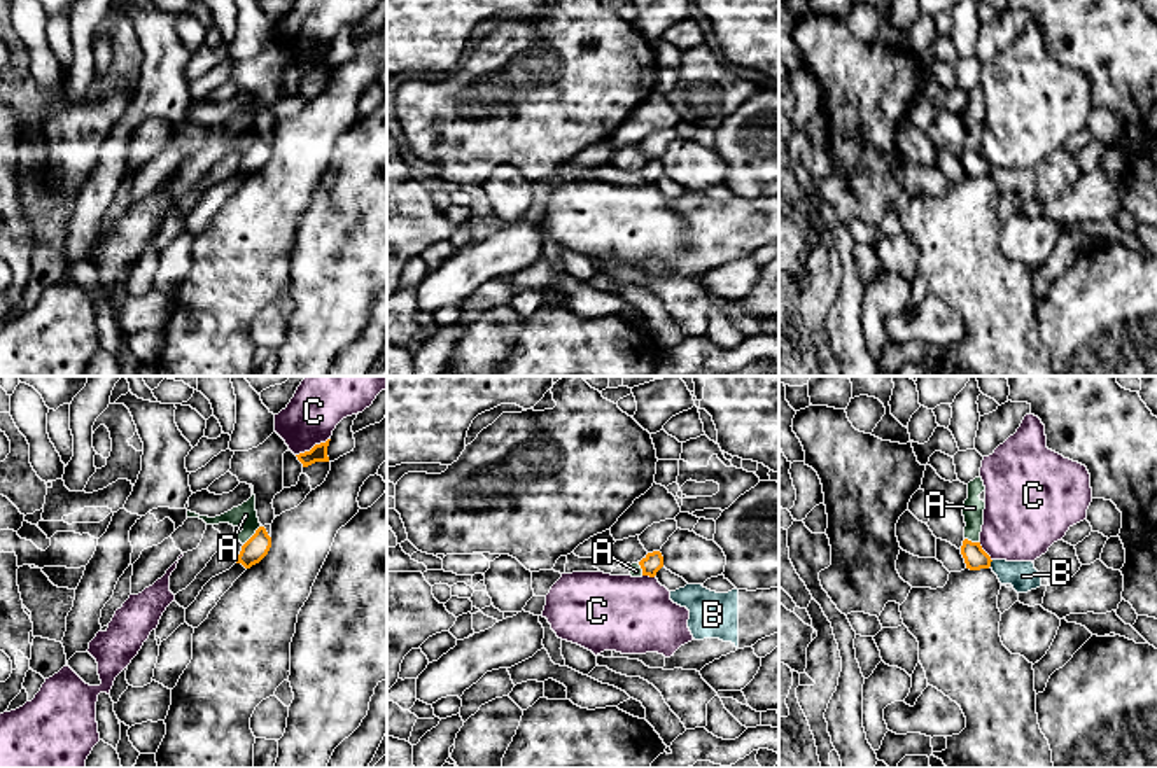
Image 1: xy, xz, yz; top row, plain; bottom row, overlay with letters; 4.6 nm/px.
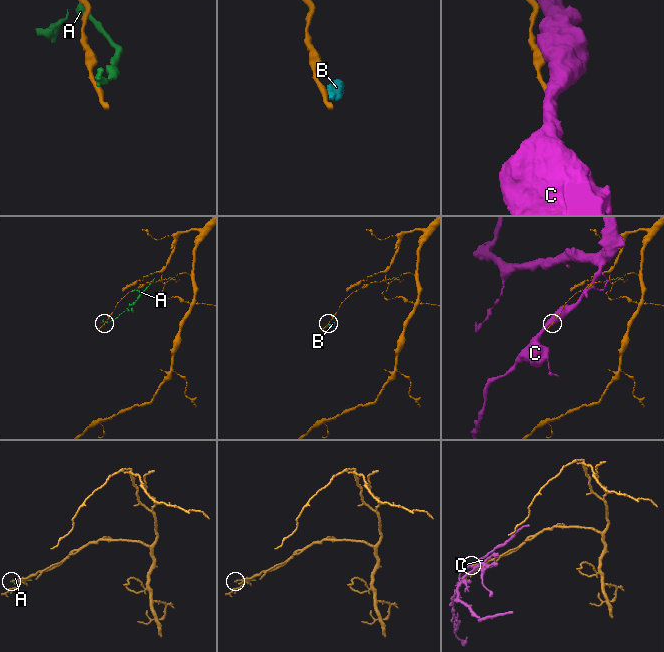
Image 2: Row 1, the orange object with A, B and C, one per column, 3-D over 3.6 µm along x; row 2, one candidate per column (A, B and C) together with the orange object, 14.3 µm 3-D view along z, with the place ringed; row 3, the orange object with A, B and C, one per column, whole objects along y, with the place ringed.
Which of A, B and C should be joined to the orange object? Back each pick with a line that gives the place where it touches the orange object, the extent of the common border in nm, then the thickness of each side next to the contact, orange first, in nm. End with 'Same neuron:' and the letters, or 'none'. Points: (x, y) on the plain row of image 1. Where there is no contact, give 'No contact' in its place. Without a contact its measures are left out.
Same neuron: none

